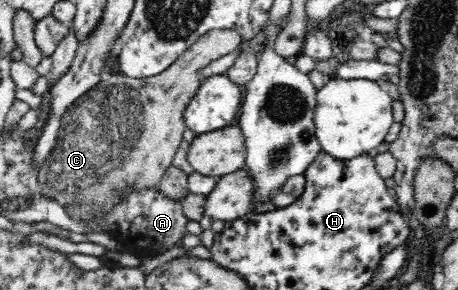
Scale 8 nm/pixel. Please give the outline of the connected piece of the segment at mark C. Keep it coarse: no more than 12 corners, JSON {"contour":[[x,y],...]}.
{"contour":[[200,36],[171,67],[104,76],[63,114],[39,170],[63,208],[108,213],[172,166],[201,70],[238,49]]}

